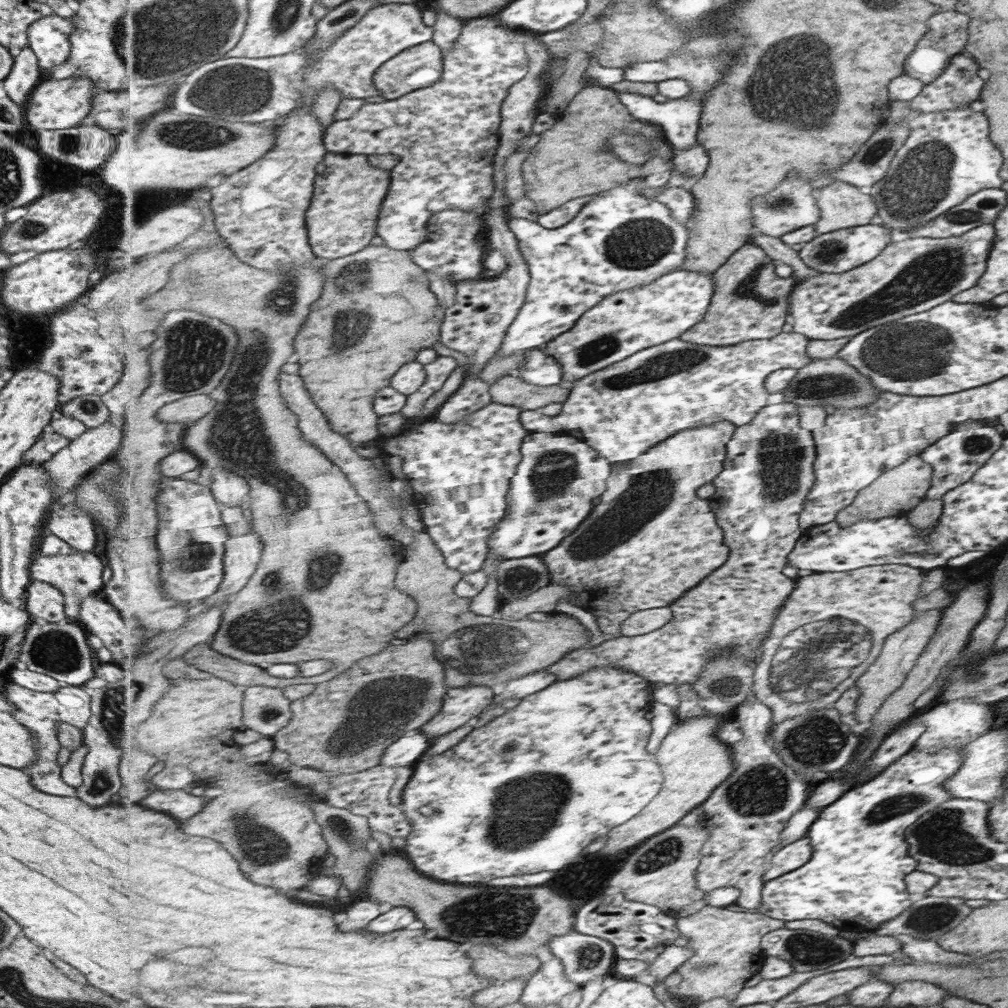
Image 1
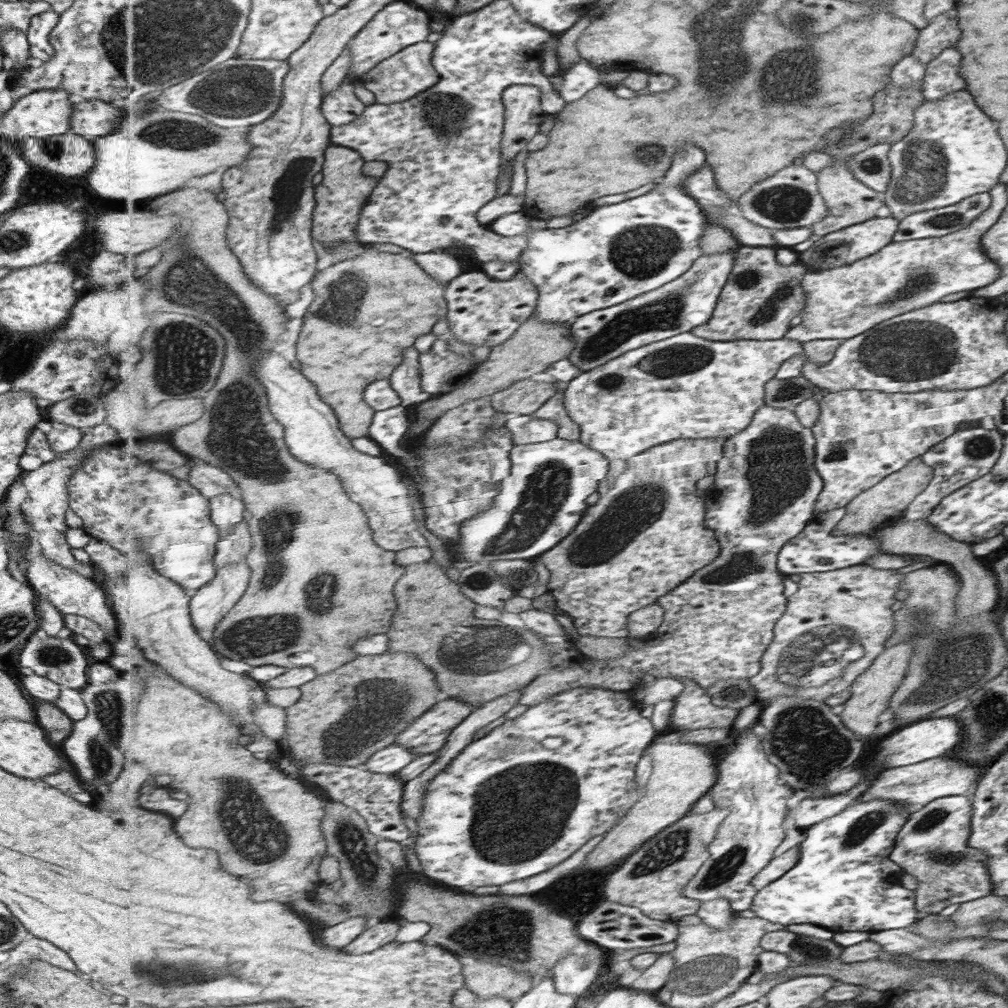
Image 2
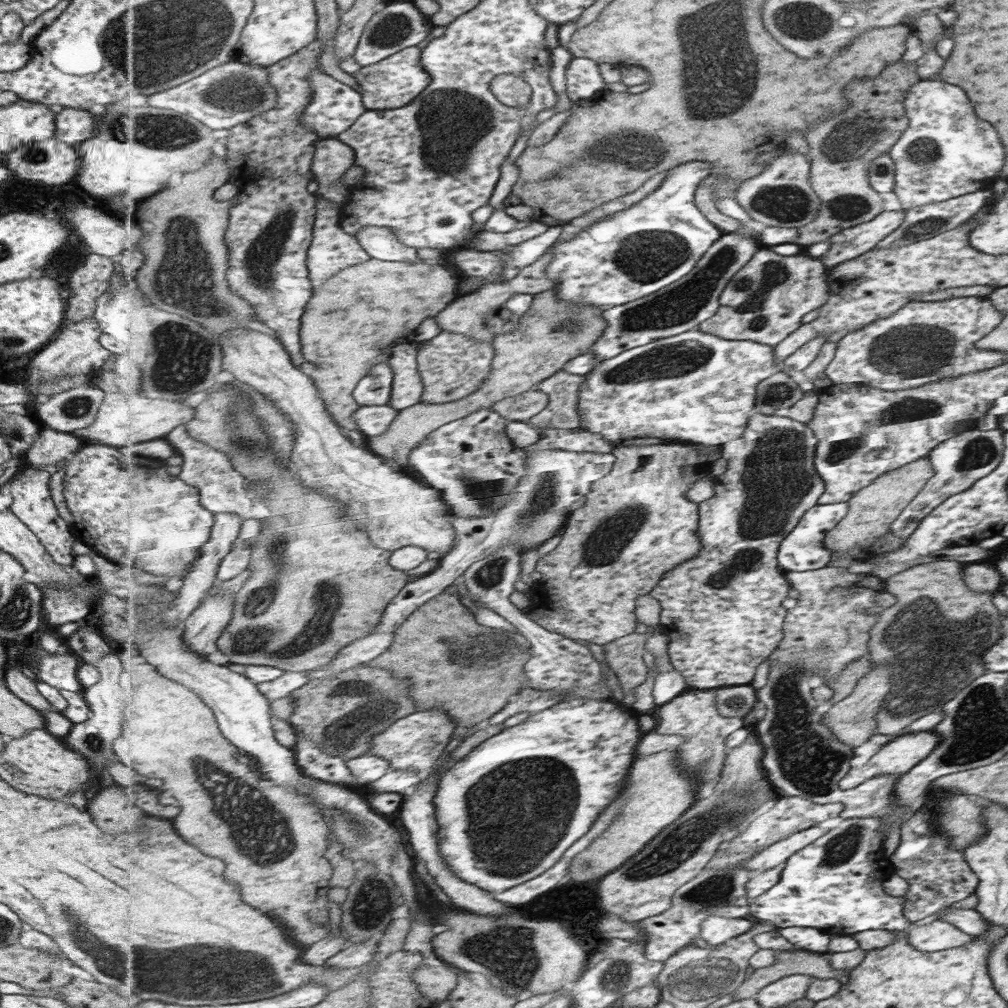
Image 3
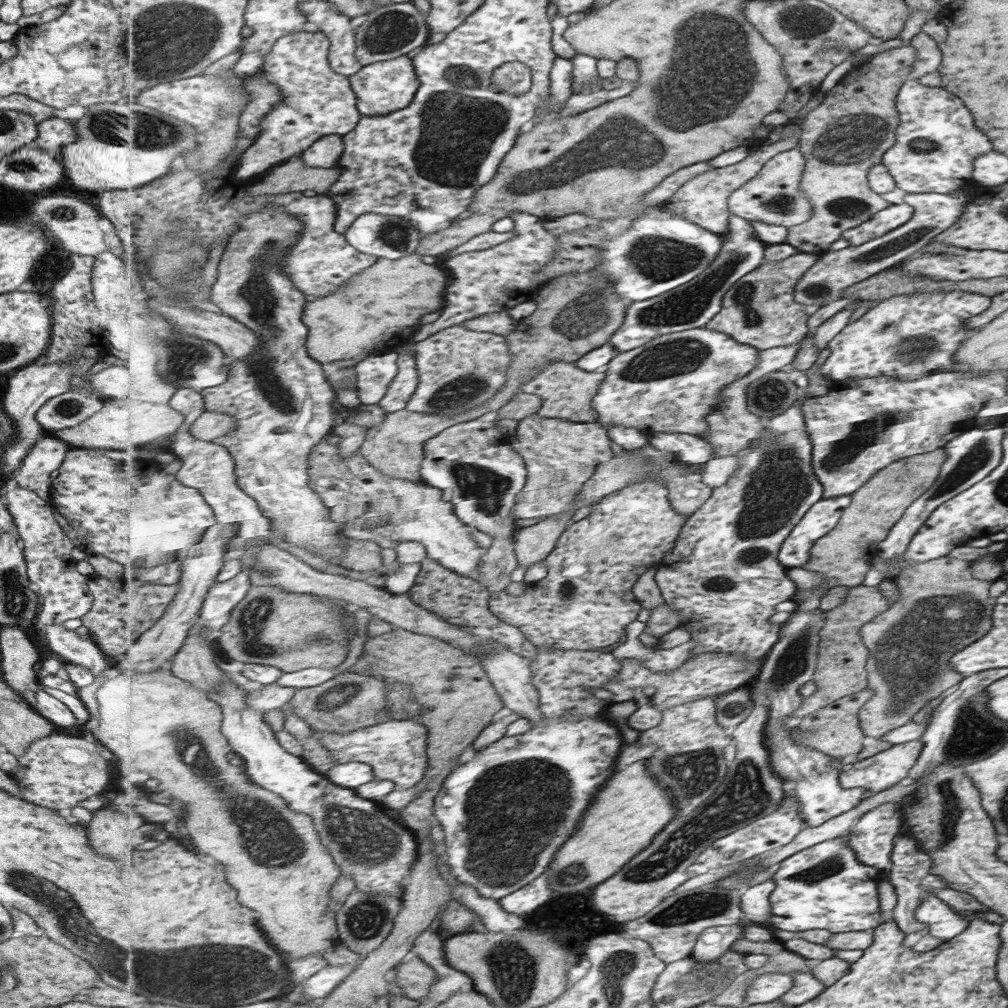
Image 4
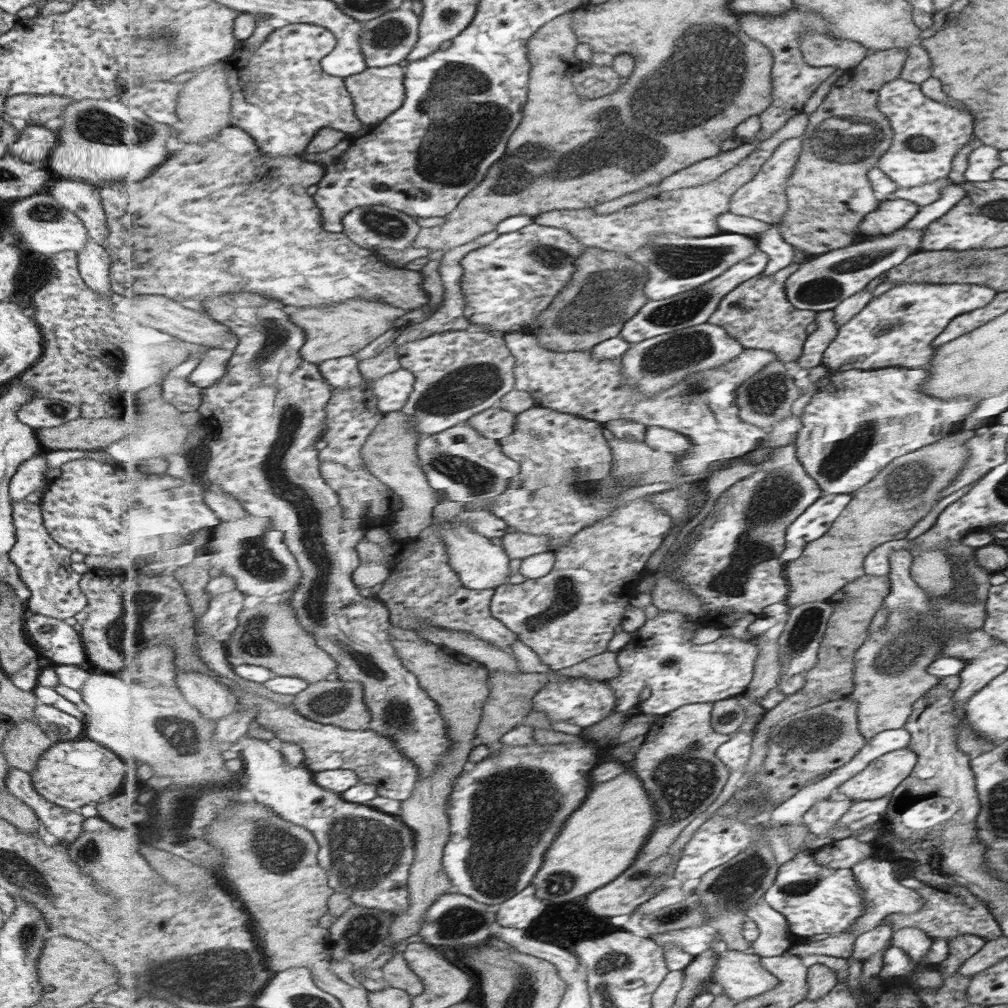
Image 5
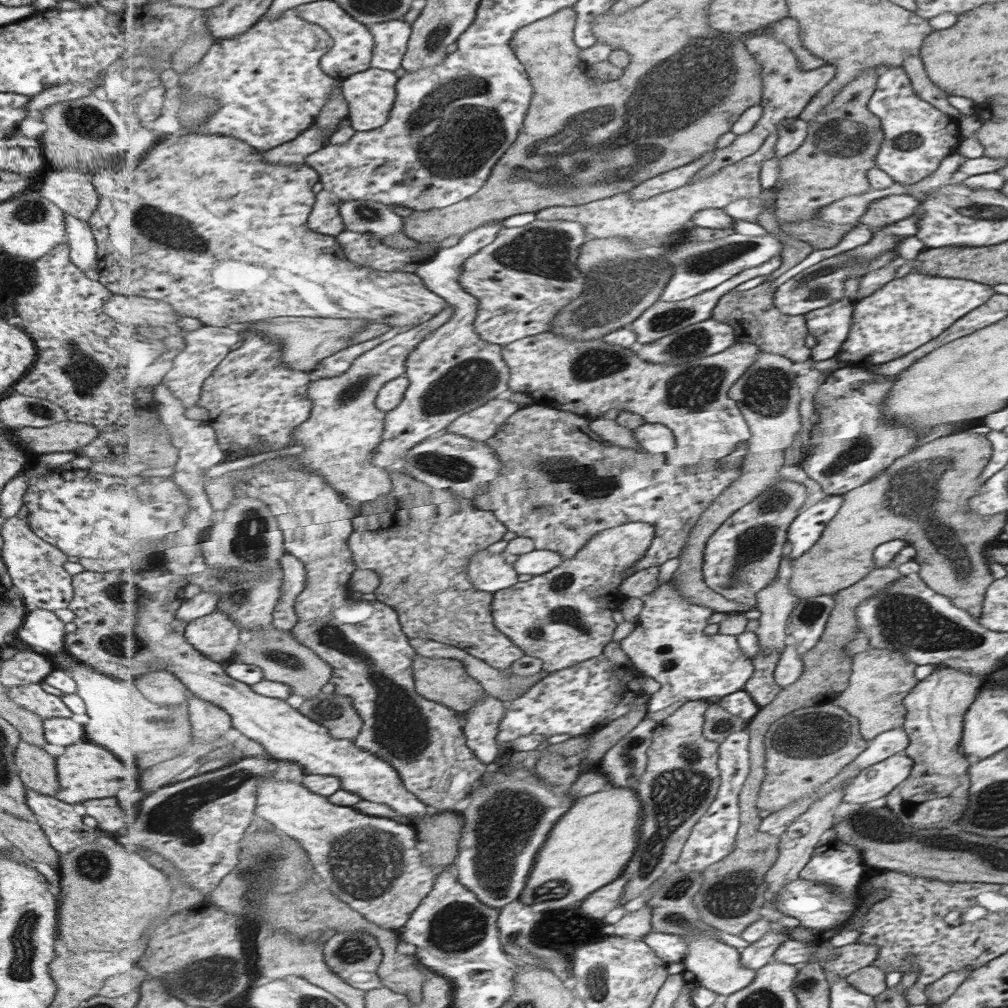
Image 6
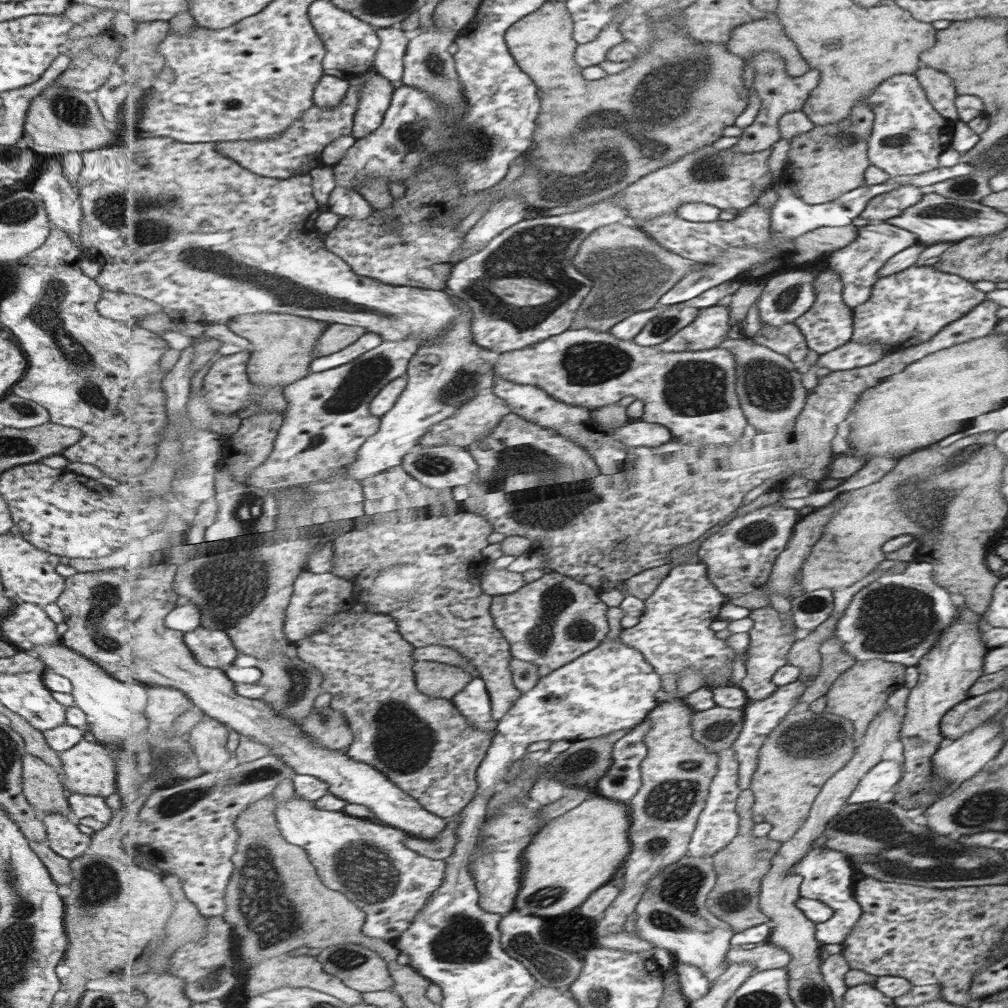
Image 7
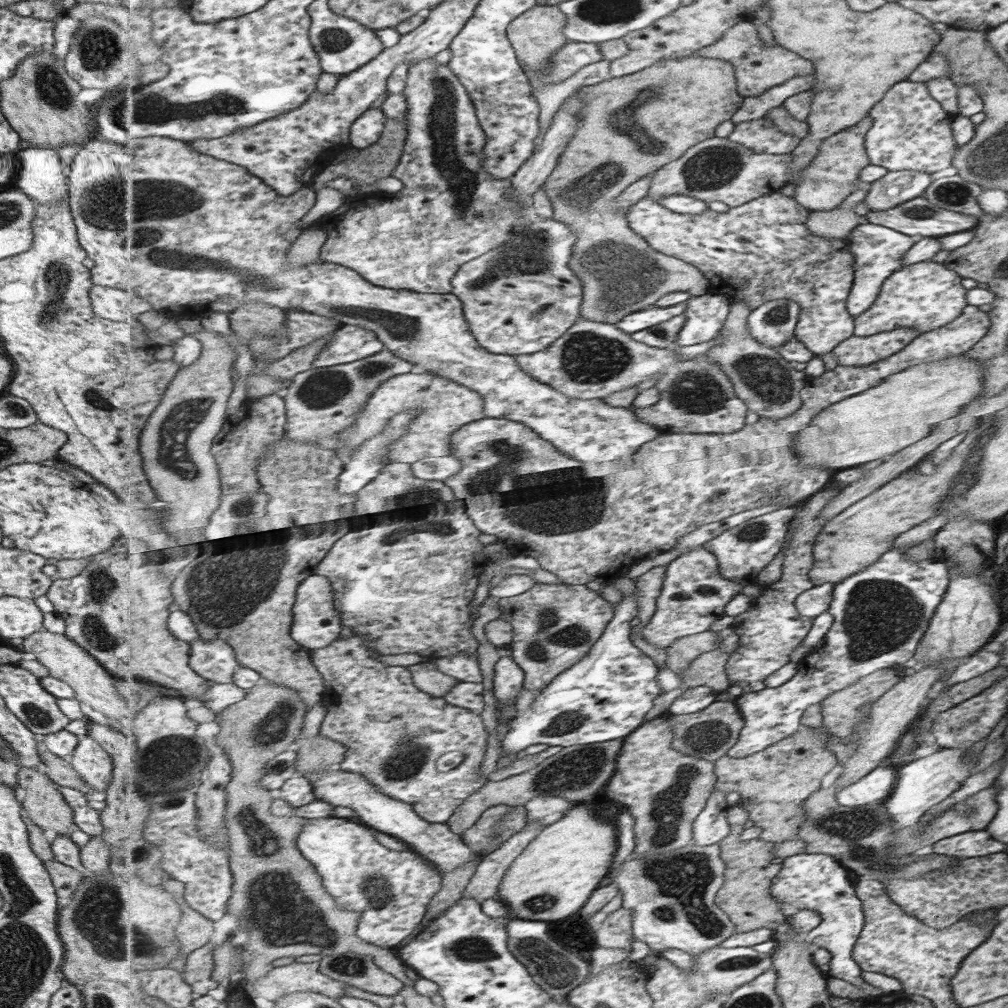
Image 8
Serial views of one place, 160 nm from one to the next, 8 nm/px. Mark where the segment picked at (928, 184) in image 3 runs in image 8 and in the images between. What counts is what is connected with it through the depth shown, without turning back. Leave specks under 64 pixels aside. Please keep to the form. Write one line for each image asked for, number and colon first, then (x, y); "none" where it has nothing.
4: (936, 143)
5: (926, 135)
6: (917, 137)
7: (908, 136)
8: (910, 131)

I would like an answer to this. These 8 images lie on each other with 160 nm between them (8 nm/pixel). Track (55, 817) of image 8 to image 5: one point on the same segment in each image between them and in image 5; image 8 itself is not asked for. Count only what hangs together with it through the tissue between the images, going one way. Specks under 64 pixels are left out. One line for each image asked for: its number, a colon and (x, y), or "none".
5: (24, 741)
6: (35, 766)
7: (41, 788)

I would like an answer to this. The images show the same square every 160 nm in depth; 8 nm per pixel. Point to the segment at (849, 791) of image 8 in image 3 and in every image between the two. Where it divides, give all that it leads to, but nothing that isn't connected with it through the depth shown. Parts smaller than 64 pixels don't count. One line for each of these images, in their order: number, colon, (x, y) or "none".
3: (904, 751)
4: (883, 770)
5: (883, 775)
6: (880, 779)
7: (876, 784)

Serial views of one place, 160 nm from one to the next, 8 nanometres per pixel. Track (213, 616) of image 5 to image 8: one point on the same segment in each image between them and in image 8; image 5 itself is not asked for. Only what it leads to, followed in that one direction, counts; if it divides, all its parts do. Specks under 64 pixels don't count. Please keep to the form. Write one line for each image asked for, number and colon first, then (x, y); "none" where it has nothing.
6: (217, 636)
7: (214, 648)
8: (216, 660)

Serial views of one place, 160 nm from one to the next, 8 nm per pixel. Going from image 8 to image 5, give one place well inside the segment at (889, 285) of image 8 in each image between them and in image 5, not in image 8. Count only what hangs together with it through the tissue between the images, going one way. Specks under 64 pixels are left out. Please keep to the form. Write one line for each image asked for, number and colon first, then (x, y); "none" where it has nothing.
5: (895, 329)
6: (907, 312)
7: (908, 308)

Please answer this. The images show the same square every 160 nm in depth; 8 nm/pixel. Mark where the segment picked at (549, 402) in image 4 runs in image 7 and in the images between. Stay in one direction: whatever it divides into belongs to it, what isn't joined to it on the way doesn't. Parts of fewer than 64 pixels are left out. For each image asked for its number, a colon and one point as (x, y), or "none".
5: (703, 406)
6: (587, 377)
7: (584, 367)

